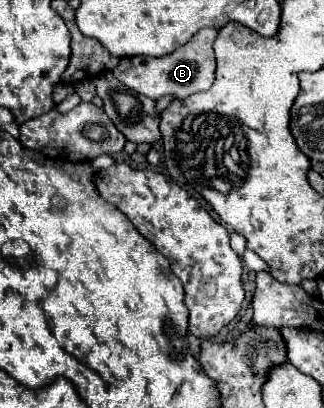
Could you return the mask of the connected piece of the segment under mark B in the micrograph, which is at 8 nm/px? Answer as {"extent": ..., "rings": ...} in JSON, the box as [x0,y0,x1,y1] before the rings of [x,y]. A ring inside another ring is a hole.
{"extent":[113,27,217,101],"rings":[[[205,27],[197,31],[181,49],[173,51],[165,57],[123,57],[119,65],[113,69],[113,75],[127,85],[129,89],[157,101],[165,95],[171,95],[175,99],[185,99],[193,93],[207,91],[215,79],[215,55],[213,55],[213,43],[215,43],[217,31],[211,27]]]}

